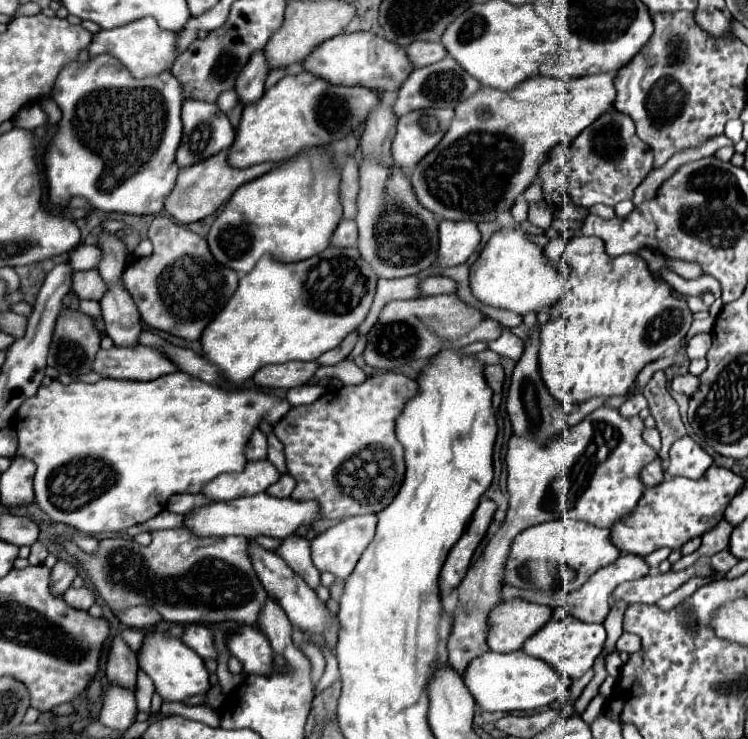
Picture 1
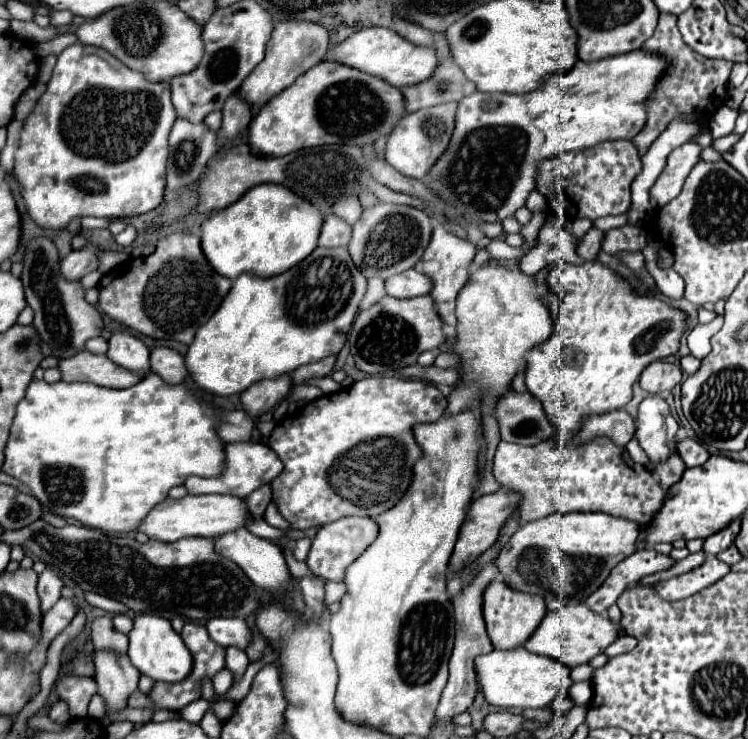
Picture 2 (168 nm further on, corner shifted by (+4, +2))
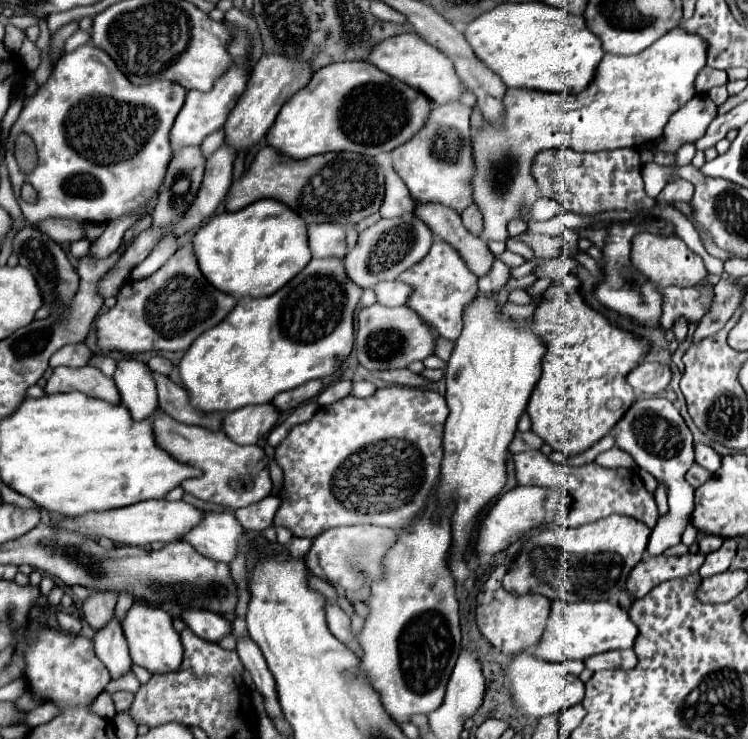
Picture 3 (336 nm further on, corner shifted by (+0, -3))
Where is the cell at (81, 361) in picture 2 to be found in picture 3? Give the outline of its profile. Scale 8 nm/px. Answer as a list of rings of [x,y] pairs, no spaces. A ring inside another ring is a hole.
[[[56,367],[46,383],[46,393],[70,393],[82,391],[90,397],[104,399],[108,403],[120,403],[120,393],[112,377],[106,377],[98,367]]]

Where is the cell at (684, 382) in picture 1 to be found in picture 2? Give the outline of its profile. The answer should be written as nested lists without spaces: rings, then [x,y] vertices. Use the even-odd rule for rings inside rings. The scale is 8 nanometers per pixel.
[[[656,360],[648,364],[638,378],[642,390],[650,394],[672,390],[676,384],[680,384],[680,380],[682,380],[682,370],[666,360]]]

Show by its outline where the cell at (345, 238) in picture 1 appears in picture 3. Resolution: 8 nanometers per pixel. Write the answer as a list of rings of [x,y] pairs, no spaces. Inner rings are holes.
[[[334,223],[308,225],[308,243],[314,259],[322,259],[330,255],[346,257],[348,253],[344,225],[334,225]]]

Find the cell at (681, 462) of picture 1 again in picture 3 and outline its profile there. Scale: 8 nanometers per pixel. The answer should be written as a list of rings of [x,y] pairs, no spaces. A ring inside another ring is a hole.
[[[696,445],[694,453],[696,453],[696,463],[700,467],[708,469],[710,473],[718,471],[718,467],[720,467],[720,455],[712,447],[708,447],[708,445]]]

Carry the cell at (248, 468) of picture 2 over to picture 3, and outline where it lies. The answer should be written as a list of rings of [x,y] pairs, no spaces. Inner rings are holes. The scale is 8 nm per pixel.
[[[162,415],[160,419],[156,419],[154,433],[156,433],[156,443],[162,449],[166,449],[178,461],[190,463],[192,467],[198,467],[204,471],[202,477],[182,481],[182,489],[188,491],[192,497],[210,501],[210,503],[220,503],[236,511],[272,493],[268,457],[262,447],[234,445],[234,441],[230,441],[230,437],[226,437],[222,431],[214,433],[196,425],[184,425],[184,423],[174,421],[168,415]]]

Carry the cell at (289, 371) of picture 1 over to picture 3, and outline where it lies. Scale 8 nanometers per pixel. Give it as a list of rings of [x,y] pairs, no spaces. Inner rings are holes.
[[[250,405],[250,409],[238,409],[238,413],[226,413],[222,431],[238,445],[254,445],[260,437],[276,427],[280,411],[270,405]]]

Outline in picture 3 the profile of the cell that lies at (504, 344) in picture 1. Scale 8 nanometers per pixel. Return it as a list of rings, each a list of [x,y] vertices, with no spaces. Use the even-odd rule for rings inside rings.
[[[436,239],[430,253],[412,269],[402,273],[398,279],[414,287],[414,293],[406,305],[414,309],[424,321],[428,321],[428,325],[432,325],[440,337],[456,341],[460,335],[460,311],[464,303],[478,293],[478,277],[470,273],[470,269],[466,269],[466,263],[462,261],[462,257],[458,257],[458,251],[446,241]]]

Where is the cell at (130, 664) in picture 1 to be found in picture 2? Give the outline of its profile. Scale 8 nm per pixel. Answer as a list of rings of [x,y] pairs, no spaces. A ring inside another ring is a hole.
[[[100,616],[92,622],[92,642],[96,650],[126,652],[128,636],[112,626],[112,616]]]

